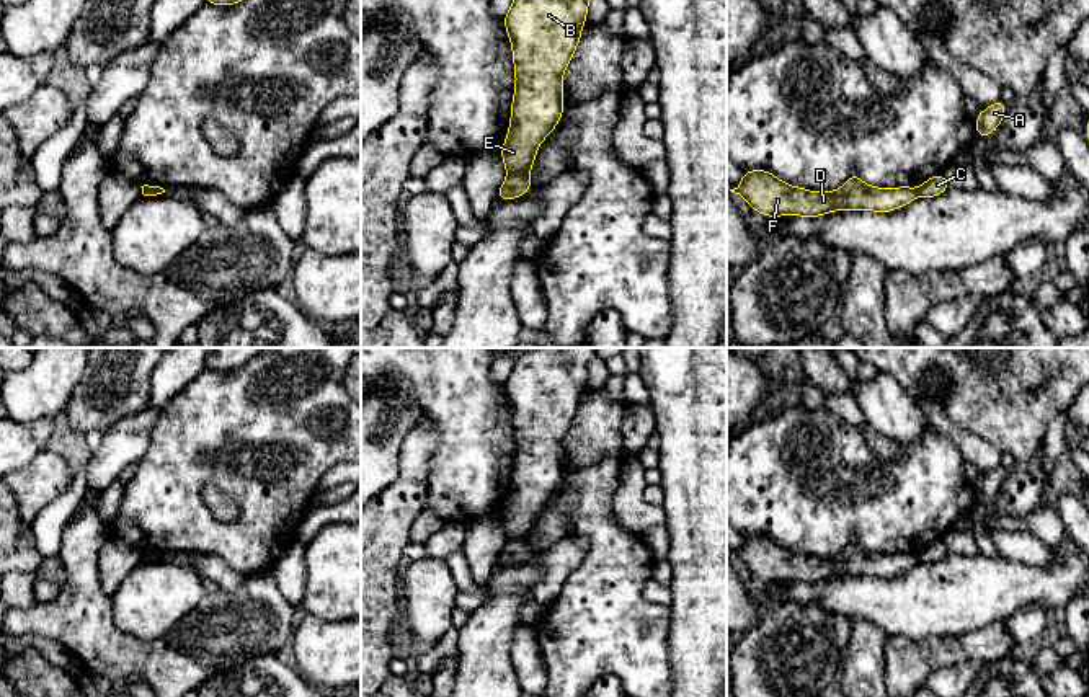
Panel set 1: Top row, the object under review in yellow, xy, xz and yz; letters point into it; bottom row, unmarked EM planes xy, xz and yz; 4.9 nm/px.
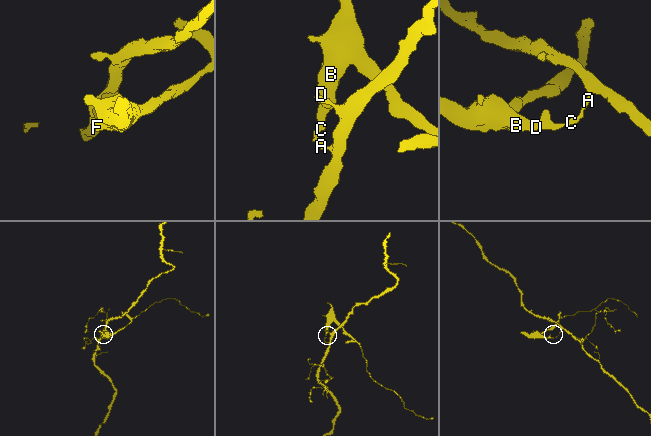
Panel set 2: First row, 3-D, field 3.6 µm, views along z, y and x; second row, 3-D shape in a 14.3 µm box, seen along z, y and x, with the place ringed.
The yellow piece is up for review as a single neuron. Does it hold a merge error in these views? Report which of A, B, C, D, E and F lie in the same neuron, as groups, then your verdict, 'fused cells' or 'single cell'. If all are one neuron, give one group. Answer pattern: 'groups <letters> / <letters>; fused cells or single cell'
groups A C / B D E F; fused cells

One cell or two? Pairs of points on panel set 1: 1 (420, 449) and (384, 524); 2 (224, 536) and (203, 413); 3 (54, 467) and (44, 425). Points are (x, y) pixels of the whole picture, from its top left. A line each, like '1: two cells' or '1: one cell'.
1: one cell
2: one cell
3: two cells

